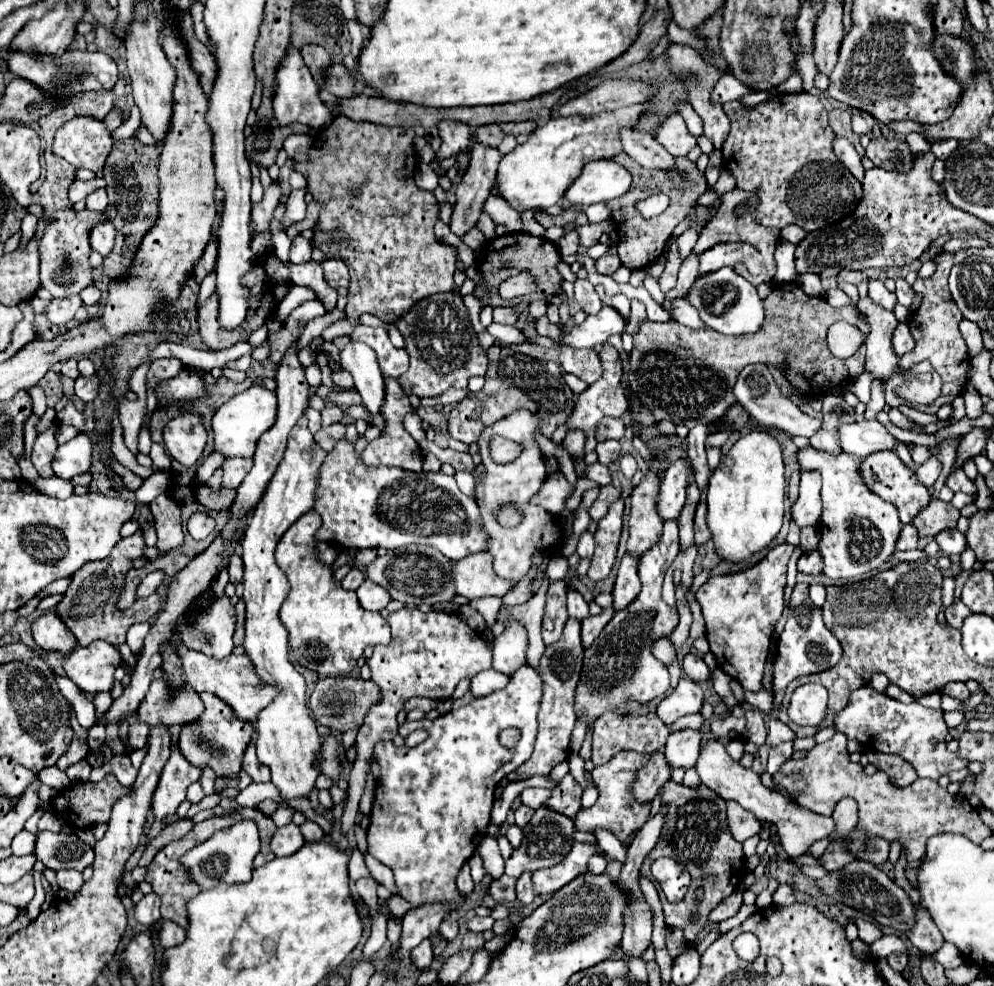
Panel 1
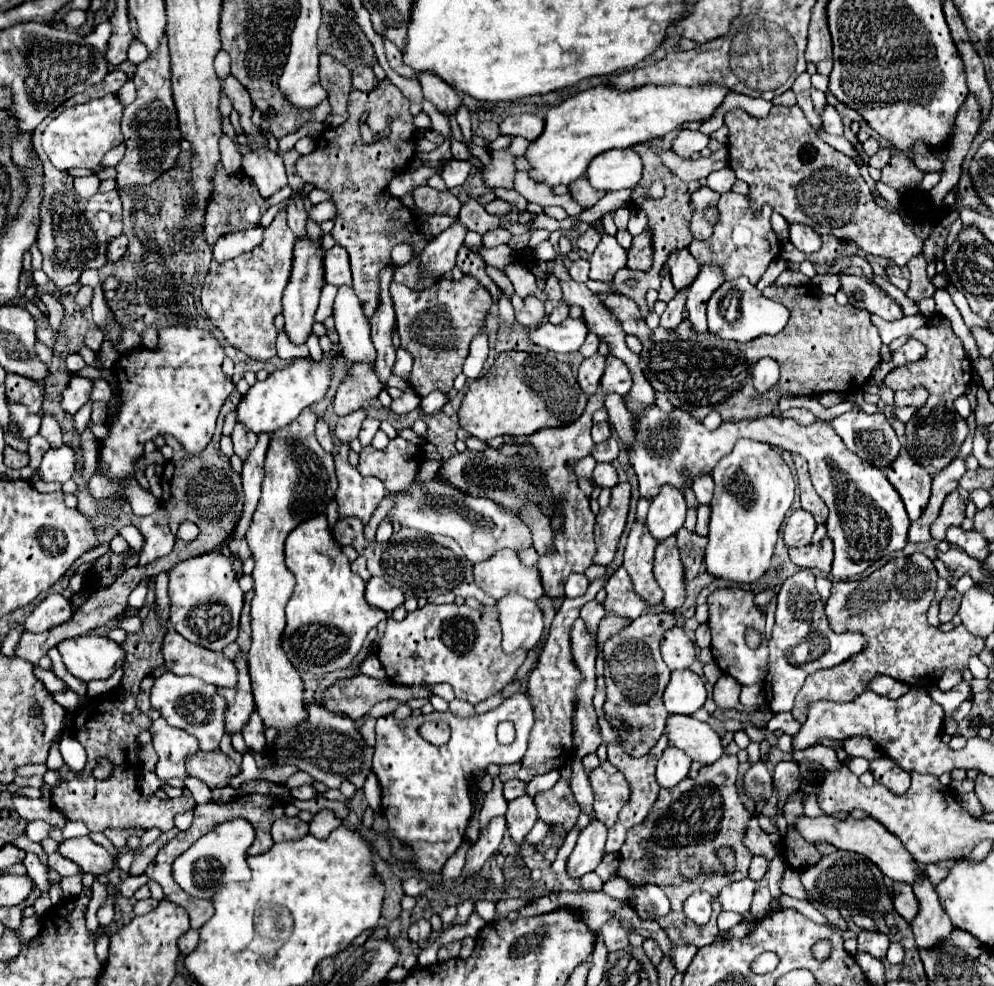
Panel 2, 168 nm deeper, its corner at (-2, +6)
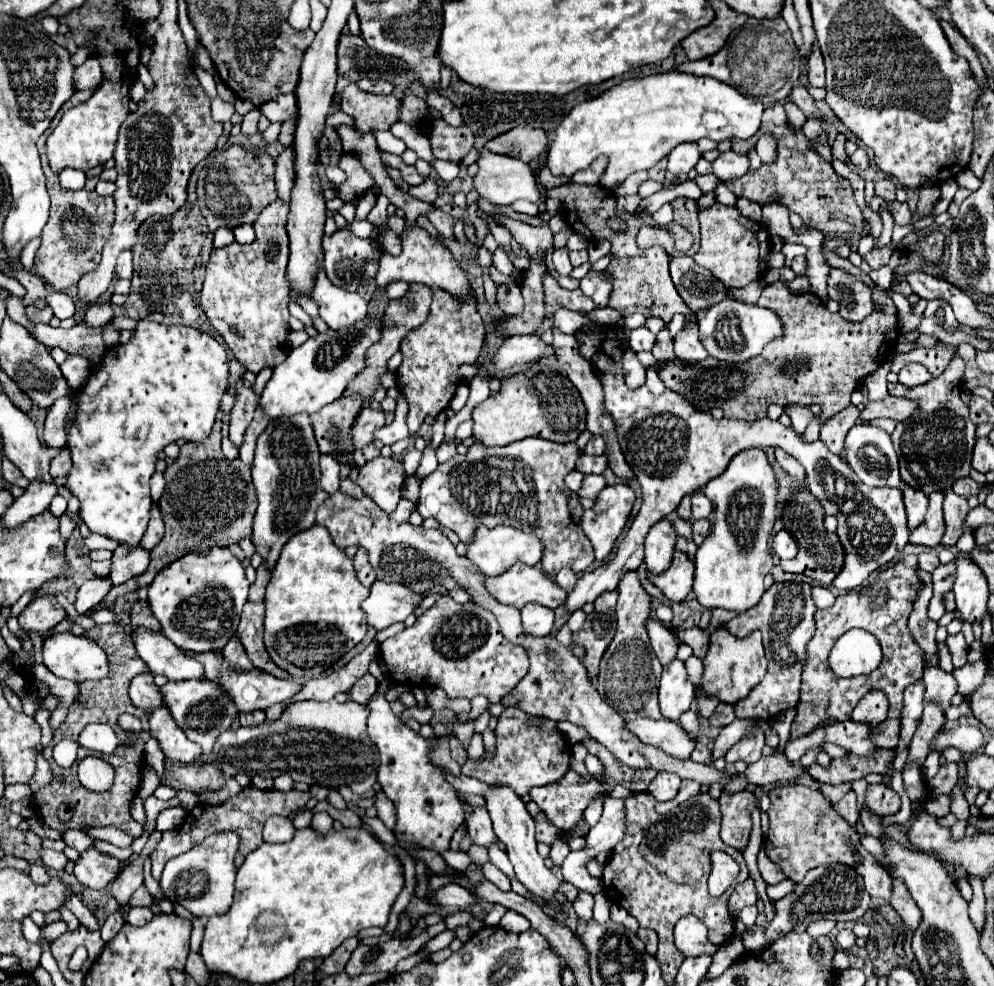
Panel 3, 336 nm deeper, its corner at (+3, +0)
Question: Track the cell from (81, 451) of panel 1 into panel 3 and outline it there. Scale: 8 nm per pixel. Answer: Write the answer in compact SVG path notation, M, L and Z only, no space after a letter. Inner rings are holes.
M30 482L28 488L24 490L24 494L14 498L14 502L6 508L6 512L2 516L2 526L6 530L14 530L14 528L22 526L26 520L34 518L36 514L42 514L50 506L54 496L56 496L54 482L52 484Z

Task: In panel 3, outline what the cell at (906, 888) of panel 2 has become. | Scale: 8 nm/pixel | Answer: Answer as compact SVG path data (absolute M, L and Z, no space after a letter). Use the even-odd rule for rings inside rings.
M800 784L794 786L776 786L770 790L770 810L768 810L768 834L764 840L766 856L778 864L790 880L802 882L806 872L822 864L840 862L854 868L866 884L866 890L874 898L890 900L892 894L892 876L884 870L878 860L864 850L856 826L850 826L822 796L820 790L812 790Z

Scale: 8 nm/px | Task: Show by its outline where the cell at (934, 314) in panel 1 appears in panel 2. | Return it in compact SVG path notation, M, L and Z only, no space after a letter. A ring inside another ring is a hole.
M941 316L937 326L925 324L916 329L913 336L927 346L927 354L917 362L909 362L909 364L903 364L903 366L891 370L885 376L883 384L889 386L893 392L913 390L915 386L923 386L929 392L929 400L927 400L925 408L921 408L917 412L917 416L905 424L905 428L907 428L907 452L919 464L929 466L927 468L929 474L935 474L941 468L945 468L959 454L959 448L969 434L965 420L959 414L955 414L953 400L957 396L965 394L965 390L973 378L971 376L973 368L971 368L969 356L963 350L961 340L951 330L951 322L947 318Z

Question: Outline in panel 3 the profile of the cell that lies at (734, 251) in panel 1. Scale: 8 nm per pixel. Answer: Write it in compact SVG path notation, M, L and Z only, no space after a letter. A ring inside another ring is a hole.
M696 326L684 328L674 338L674 352L682 364L694 364L694 362L702 362L704 358L708 358L708 352L704 350L704 346L700 346Z

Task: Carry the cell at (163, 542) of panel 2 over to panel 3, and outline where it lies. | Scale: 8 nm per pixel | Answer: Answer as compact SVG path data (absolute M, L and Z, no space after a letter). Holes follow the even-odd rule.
M118 546L112 556L112 566L110 566L110 580L114 586L124 584L126 580L140 576L150 562L150 552L144 548L136 550L124 550L124 546Z

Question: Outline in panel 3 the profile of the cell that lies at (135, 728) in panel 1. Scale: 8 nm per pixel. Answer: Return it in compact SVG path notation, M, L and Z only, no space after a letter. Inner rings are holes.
M150 672L138 674L130 684L130 698L132 704L142 710L152 710L162 704L160 688L154 684L154 676Z

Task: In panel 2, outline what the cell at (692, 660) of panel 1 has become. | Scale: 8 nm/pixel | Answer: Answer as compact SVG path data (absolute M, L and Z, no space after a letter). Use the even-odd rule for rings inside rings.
M681 628L665 632L665 638L661 642L661 654L671 670L691 668L697 662L697 648Z

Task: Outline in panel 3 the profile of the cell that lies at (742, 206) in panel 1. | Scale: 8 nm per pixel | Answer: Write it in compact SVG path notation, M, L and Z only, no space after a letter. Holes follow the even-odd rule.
M716 202L714 206L700 210L700 234L700 250L694 254L696 264L708 268L720 282L726 282L726 286L732 288L744 288L746 284L760 280L764 274L764 258L770 252L770 234L760 222L744 218L736 206Z

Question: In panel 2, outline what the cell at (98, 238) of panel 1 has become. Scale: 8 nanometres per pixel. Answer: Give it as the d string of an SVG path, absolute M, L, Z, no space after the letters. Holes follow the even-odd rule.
M121 234L121 236L117 236L117 238L113 238L111 242L109 242L109 246L107 246L109 250L107 250L107 260L109 262L115 262L115 260L119 260L123 254L125 254L125 248L127 248L127 238Z

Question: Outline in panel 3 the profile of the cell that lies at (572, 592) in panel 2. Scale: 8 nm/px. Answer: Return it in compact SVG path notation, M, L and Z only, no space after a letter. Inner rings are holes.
M564 568L564 570L560 570L558 574L556 574L556 582L560 584L560 586L564 586L564 590L566 592L570 592L574 586L576 586L576 574L570 570L570 568Z

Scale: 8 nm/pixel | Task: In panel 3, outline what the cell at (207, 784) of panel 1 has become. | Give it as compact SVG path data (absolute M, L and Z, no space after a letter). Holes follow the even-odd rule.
M182 680L182 682L168 682L166 686L160 688L162 692L162 700L168 706L168 710L172 712L174 720L180 724L180 728L184 730L184 734L202 746L204 754L212 752L214 740L218 738L220 732L228 730L234 722L234 718L238 716L238 708L236 704L226 698L222 694L222 690L210 682L210 680Z

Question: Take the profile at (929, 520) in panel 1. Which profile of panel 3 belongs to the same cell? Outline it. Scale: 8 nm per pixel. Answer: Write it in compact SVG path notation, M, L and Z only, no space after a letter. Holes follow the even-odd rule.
M946 490L946 494L944 494L946 532L944 532L944 538L942 538L942 546L946 546L946 548L956 546L958 538L964 534L962 526L964 526L964 520L968 516L968 512L970 512L968 500L966 498L960 498L952 490Z

